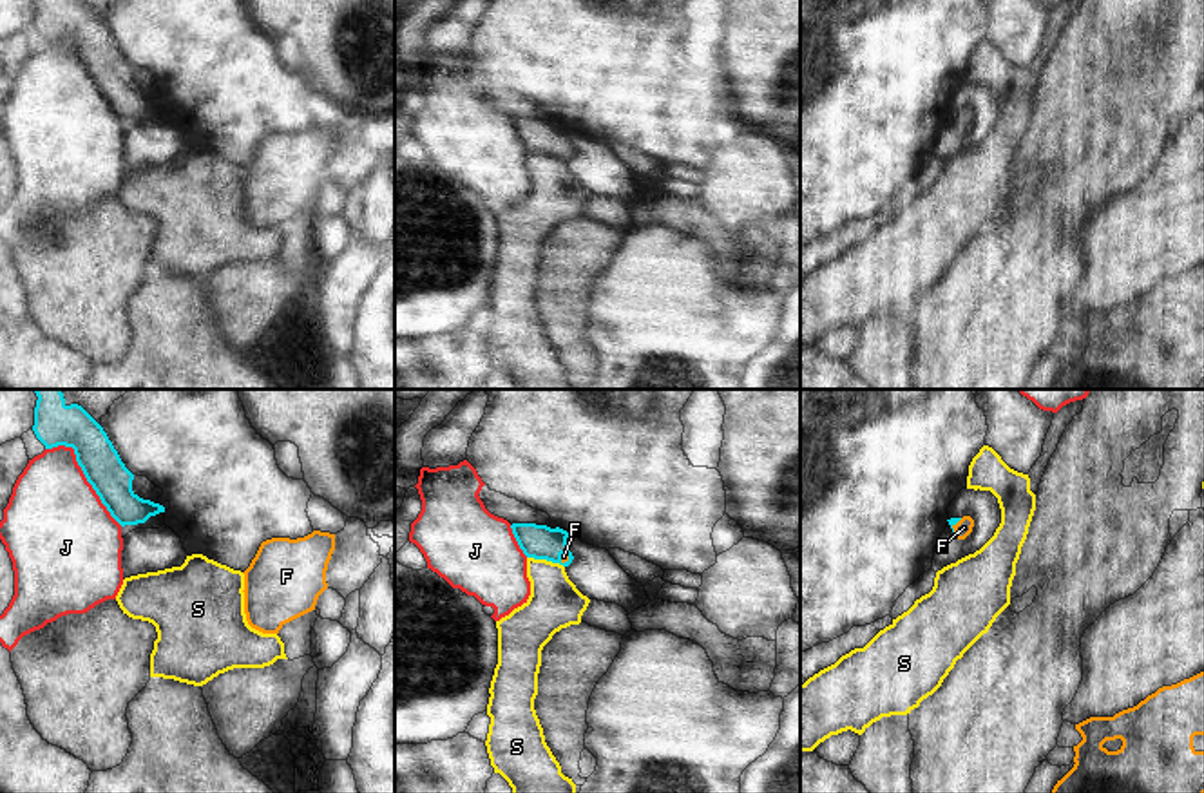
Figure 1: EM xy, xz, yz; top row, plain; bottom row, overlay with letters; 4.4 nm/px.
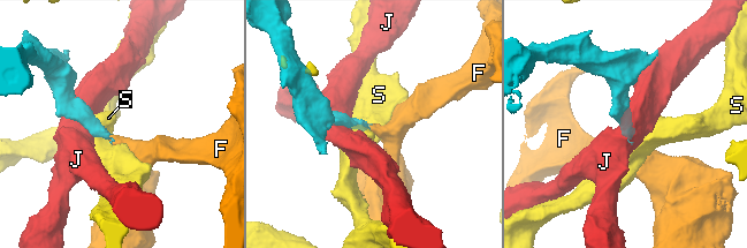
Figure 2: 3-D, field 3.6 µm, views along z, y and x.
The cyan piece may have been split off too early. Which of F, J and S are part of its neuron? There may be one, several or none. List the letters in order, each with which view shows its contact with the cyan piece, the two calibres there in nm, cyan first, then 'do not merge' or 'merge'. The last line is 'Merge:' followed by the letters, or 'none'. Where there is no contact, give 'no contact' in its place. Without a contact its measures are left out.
F: meets cyan in xz; 160 nm thick on the cyan side, 30 nm on the other; merge
J: meets cyan in xy; 190 nm thick on the cyan side, 440 nm on the other; do not merge
S: meets cyan in xz; 160 nm thick on the cyan side, 240 nm on the other; do not merge
Merge: F

